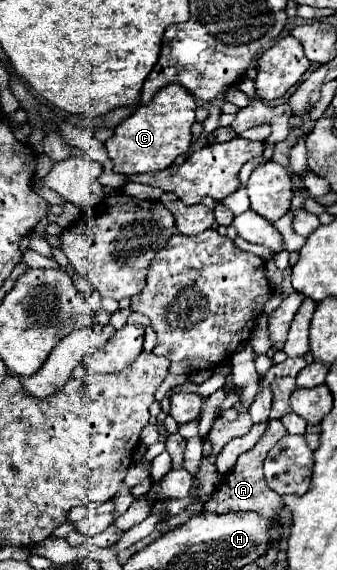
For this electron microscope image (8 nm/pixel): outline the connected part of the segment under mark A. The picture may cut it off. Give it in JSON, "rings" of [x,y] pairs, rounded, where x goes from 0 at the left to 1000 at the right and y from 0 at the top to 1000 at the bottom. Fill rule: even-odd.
{"rings":[[[801,735],[795,749],[783,756],[783,763],[772,767],[772,774],[730,795],[718,795],[694,816],[688,826],[677,826],[671,833],[659,833],[659,844],[641,851],[641,861],[629,865],[629,872],[611,879],[605,896],[611,900],[706,900],[706,896],[754,896],[789,911],[807,914],[801,925],[801,953],[831,949],[837,946],[837,914],[831,914],[831,896],[843,893],[843,879],[831,868],[819,868],[783,844],[783,830],[777,830],[777,809],[789,805],[795,791],[849,763],[843,746],[825,735]]]}

